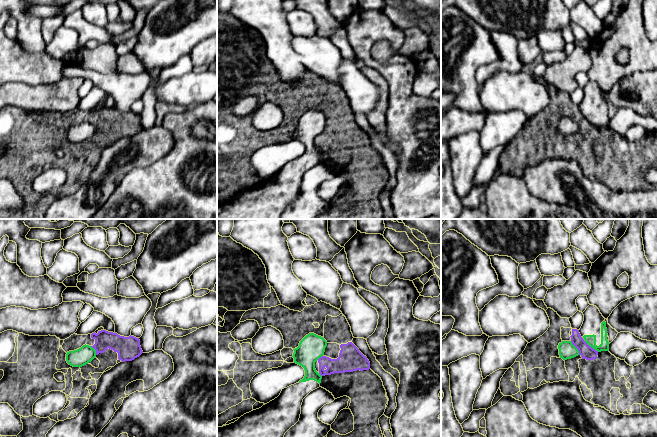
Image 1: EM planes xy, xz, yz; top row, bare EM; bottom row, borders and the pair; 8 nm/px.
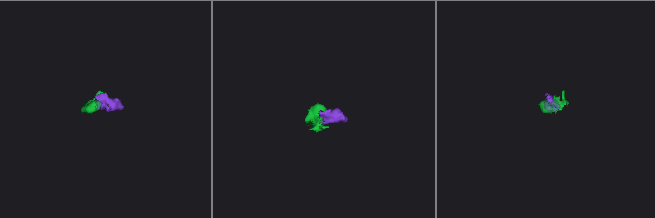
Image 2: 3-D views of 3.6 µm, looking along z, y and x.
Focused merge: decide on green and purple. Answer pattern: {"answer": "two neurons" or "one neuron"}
{"answer": "two neurons"}

